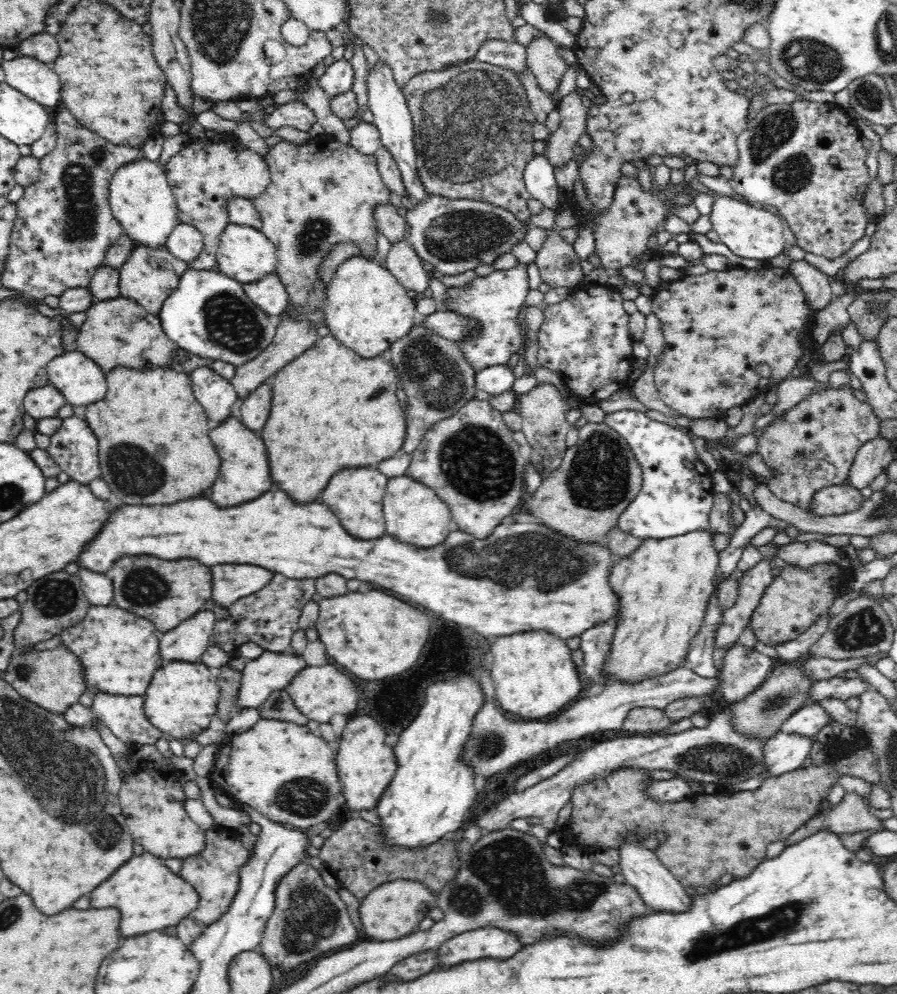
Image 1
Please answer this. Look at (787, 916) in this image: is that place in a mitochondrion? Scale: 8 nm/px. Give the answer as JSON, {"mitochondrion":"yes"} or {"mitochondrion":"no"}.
{"mitochondrion":"yes"}

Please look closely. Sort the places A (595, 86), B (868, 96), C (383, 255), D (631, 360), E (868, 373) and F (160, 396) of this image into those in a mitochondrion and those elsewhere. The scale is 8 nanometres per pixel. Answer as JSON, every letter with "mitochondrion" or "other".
{"A":"other","B":"mitochondrion","C":"other","D":"other","E":"other","F":"other"}

